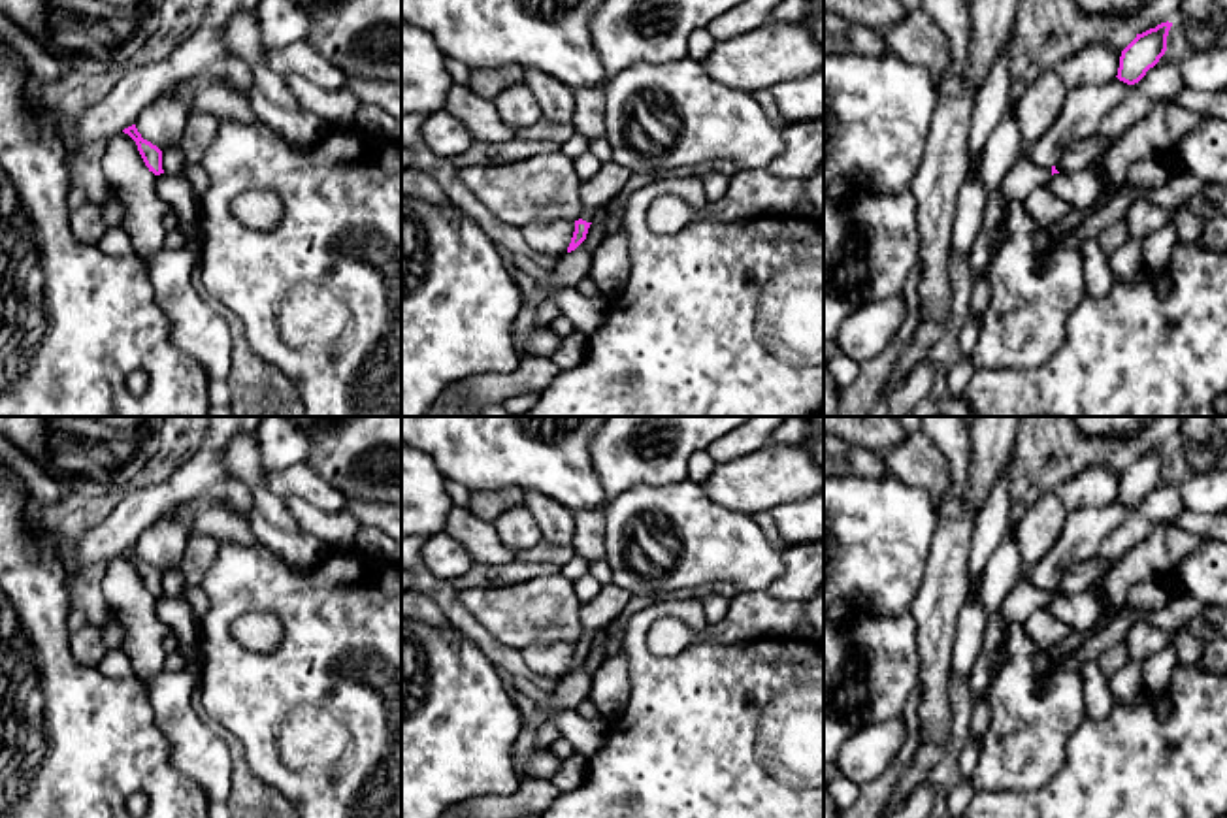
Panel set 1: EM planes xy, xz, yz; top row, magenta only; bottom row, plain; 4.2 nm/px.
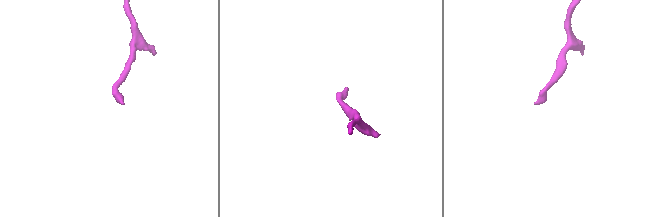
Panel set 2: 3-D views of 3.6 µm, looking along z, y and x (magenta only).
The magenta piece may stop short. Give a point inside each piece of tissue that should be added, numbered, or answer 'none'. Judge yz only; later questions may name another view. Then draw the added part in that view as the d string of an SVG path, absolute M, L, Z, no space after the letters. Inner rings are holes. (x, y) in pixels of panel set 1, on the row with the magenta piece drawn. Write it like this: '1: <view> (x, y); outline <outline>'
1: yz (1022, 178); outline M1020 156L1006 172L1001 190L1003 204L1023 200L1031 190L1042 187L1050 175L1052 166L1035 166L1027 156Z

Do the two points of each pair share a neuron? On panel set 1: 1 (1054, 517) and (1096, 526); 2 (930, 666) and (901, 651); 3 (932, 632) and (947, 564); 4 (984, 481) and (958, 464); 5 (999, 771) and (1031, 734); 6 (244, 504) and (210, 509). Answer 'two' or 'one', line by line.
1: two
2: two
3: one
4: two
5: one
6: two

